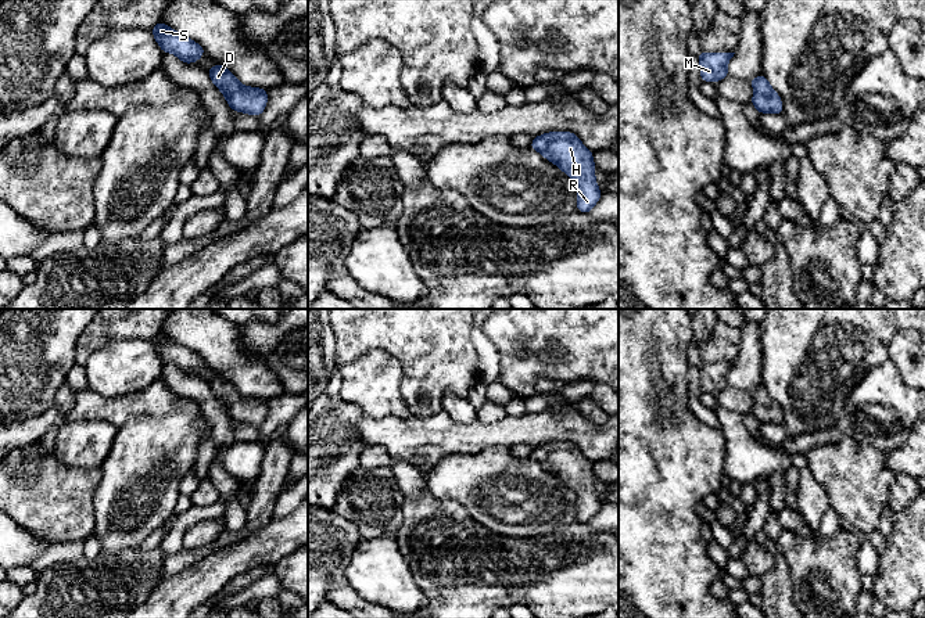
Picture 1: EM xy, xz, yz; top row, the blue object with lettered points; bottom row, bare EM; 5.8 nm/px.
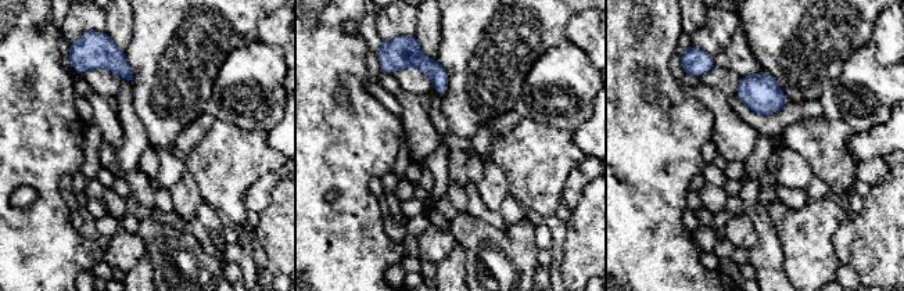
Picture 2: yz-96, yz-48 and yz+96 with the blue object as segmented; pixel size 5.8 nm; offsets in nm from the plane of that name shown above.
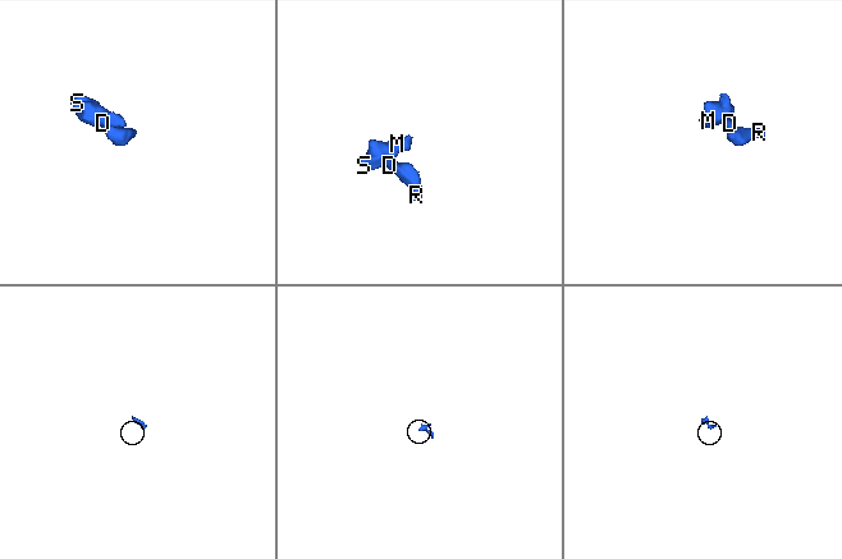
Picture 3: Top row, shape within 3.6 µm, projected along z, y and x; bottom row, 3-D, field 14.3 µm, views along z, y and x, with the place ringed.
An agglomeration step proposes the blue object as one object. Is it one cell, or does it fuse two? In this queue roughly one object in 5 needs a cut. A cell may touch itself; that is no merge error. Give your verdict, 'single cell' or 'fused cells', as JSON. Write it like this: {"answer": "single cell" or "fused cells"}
{"answer": "single cell"}

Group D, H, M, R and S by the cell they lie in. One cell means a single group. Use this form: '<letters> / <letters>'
D H M R S

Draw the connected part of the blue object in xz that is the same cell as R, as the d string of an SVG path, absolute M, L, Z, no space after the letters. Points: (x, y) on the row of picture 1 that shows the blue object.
M571 132L535 136L530 148L539 151L577 183L577 209L588 213L602 195L595 180L592 151Z

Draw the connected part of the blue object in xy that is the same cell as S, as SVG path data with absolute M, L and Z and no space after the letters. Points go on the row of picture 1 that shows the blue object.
M162 21L151 32L164 53L173 53L186 64L198 61L207 53L198 43L166 26Z

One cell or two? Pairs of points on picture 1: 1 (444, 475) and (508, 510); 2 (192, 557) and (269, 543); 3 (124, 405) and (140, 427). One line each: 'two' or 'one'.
1: one
2: two
3: two

